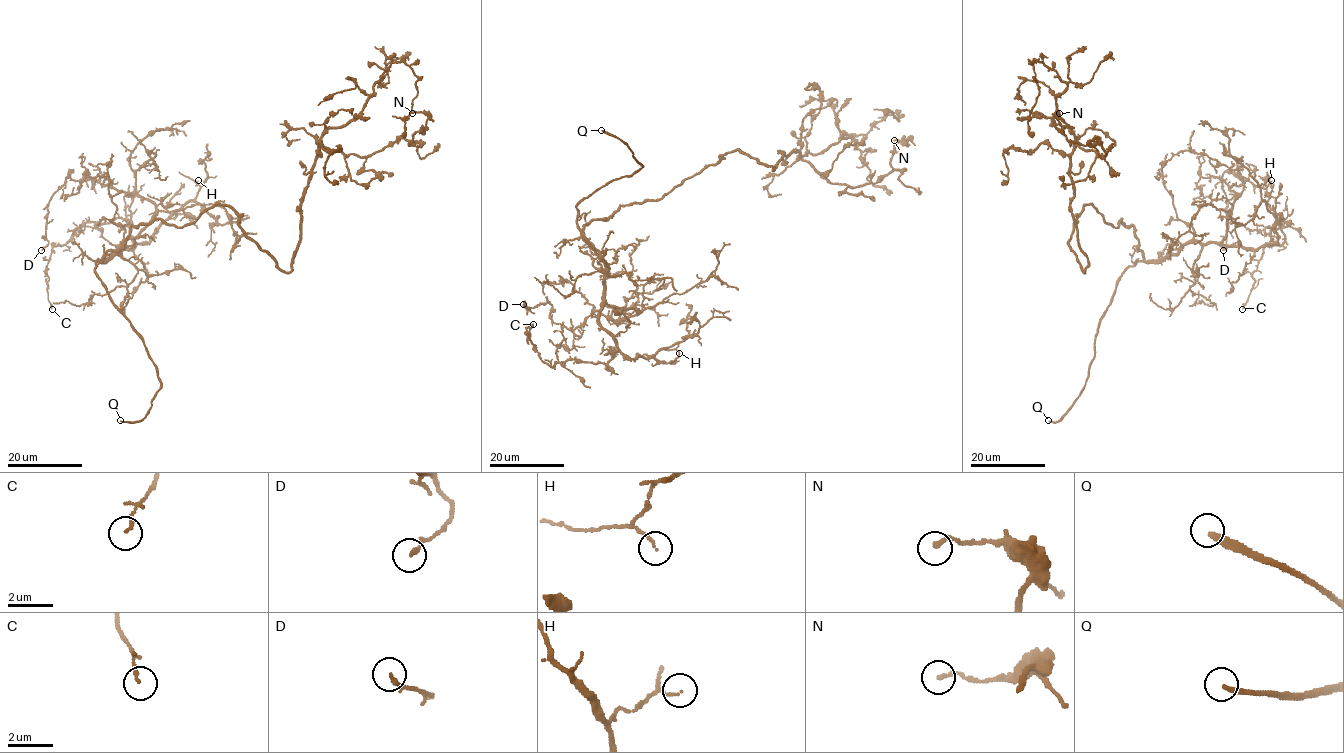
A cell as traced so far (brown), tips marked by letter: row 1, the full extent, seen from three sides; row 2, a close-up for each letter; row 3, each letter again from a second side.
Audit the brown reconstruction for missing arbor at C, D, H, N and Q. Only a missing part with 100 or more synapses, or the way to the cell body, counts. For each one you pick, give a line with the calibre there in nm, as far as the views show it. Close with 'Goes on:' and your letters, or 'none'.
Q: calibre 260 nm
Goes on: Q

